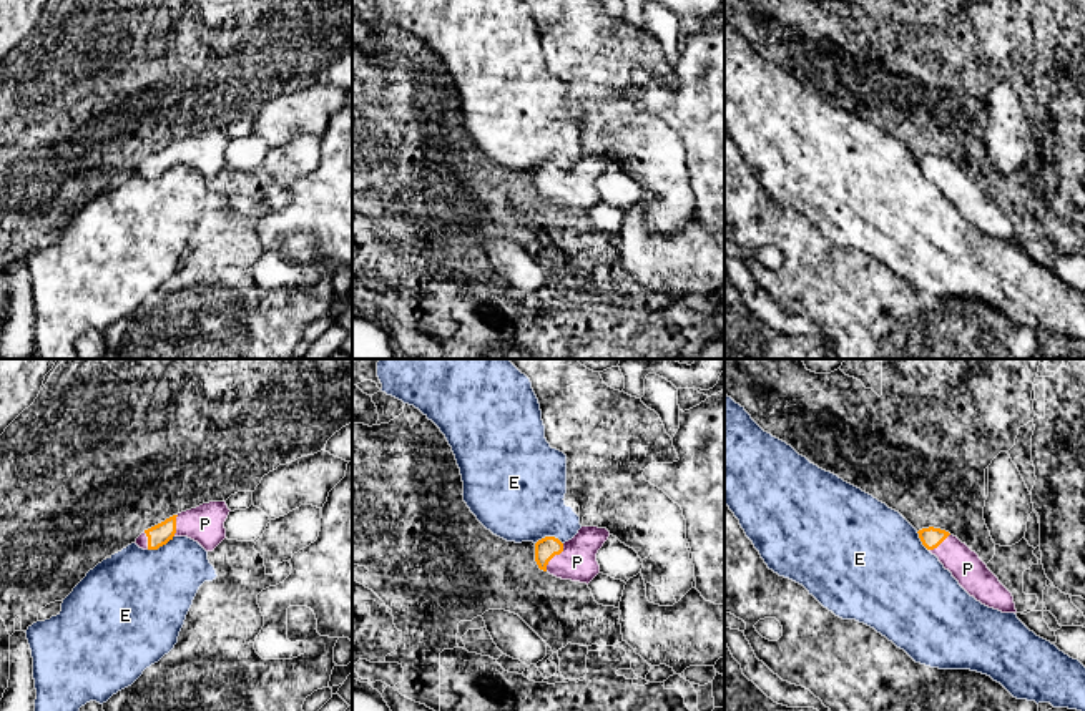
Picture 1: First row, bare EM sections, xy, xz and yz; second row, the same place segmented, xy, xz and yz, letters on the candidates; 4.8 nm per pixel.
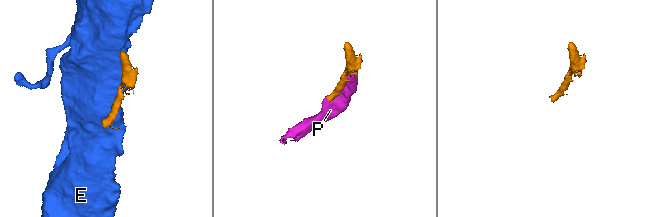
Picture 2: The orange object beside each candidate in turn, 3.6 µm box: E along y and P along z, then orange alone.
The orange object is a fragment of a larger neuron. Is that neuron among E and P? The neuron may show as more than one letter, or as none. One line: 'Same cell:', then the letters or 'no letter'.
Same cell: P

